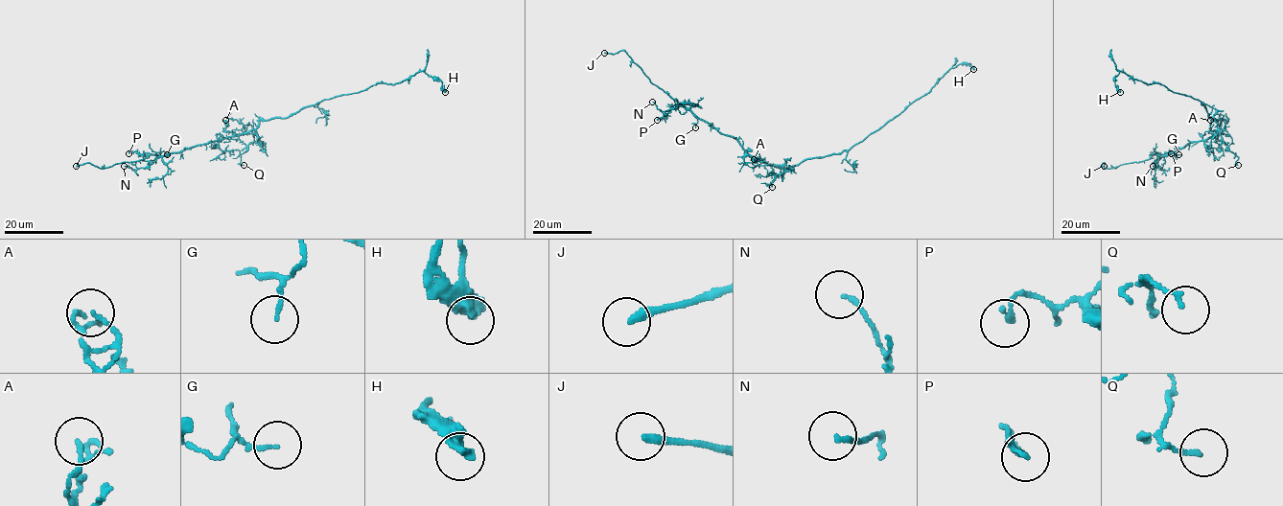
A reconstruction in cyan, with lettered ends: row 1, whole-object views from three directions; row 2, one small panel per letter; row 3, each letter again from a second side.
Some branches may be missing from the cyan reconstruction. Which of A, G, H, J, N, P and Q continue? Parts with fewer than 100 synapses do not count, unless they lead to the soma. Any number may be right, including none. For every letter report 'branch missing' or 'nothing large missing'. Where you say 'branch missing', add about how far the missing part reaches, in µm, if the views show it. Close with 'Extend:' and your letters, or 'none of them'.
A: nothing large missing
G: nothing large missing
H: nothing large missing
J: branch missing; about 20 µm are missing
N: nothing large missing
P: nothing large missing
Q: nothing large missing
Extend: J

